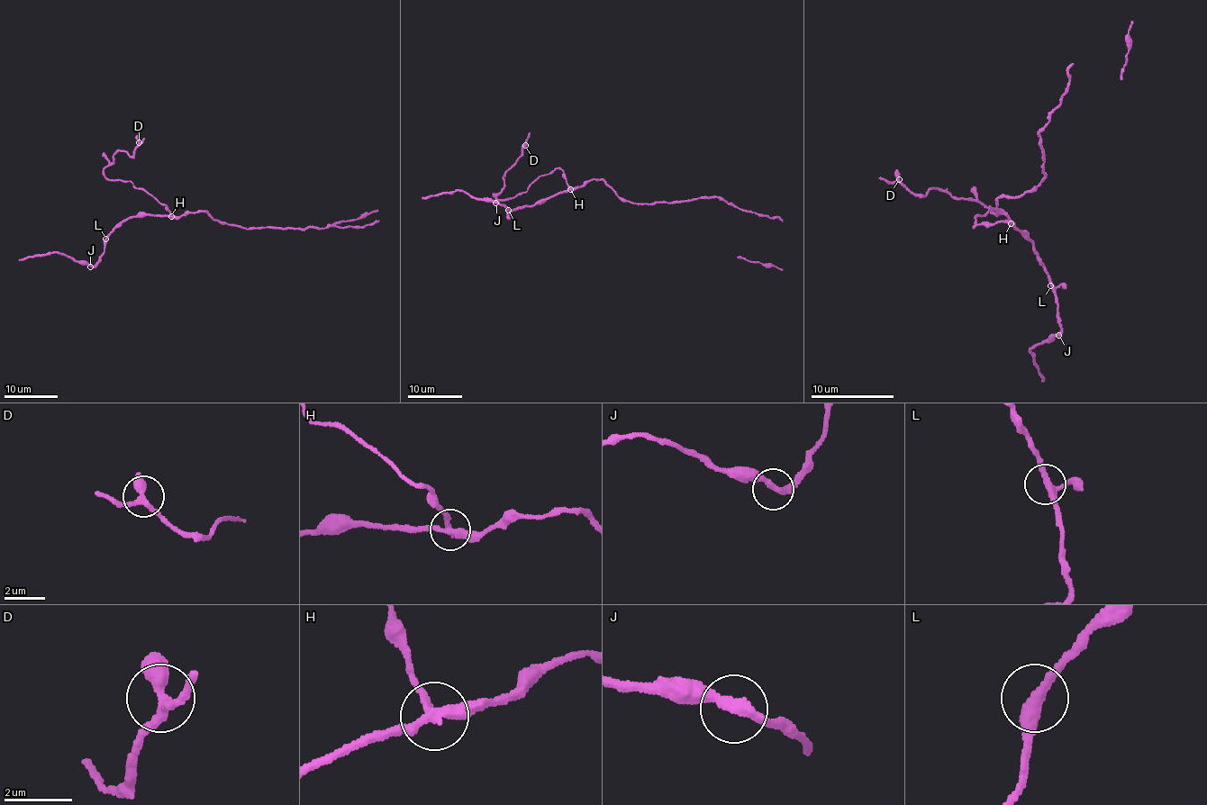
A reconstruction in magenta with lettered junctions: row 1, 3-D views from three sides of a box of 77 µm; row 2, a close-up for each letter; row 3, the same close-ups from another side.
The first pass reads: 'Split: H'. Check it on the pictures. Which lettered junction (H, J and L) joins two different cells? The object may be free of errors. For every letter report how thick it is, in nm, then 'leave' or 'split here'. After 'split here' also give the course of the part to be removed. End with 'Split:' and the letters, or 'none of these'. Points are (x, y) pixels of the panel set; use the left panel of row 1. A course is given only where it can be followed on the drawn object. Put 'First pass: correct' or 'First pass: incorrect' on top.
First pass: correct
H: calibre 280 nm; split here; course (171, 215), (167, 206), (144, 191), (128, 181), (108, 179), (103, 170), (115, 152), (133, 155), (143, 138)
J: calibre 300 nm; leave
L: calibre 280 nm; leave
Split: H

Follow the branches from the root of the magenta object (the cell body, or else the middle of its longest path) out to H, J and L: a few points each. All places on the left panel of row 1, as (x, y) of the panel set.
H: (217, 220), (205, 211), (171, 215)
J: (217, 220), (205, 211), (188, 212), (178, 216), (130, 216), (122, 220), (108, 236), (100, 260), (90, 266)
L: (217, 220), (205, 211), (188, 212), (178, 216), (130, 216), (122, 220), (105, 239)

